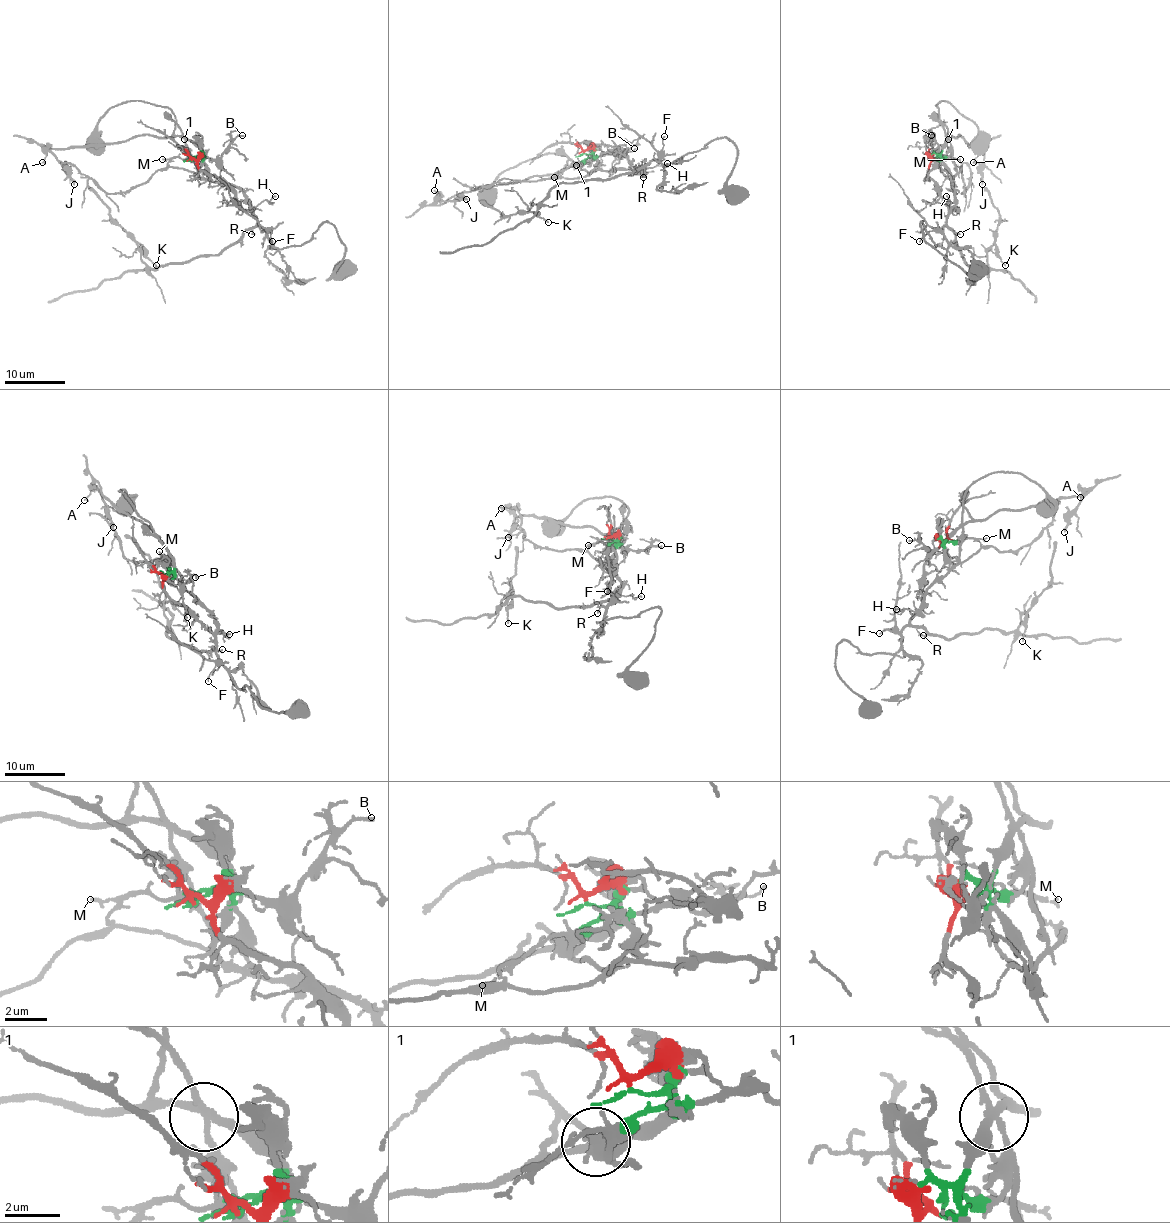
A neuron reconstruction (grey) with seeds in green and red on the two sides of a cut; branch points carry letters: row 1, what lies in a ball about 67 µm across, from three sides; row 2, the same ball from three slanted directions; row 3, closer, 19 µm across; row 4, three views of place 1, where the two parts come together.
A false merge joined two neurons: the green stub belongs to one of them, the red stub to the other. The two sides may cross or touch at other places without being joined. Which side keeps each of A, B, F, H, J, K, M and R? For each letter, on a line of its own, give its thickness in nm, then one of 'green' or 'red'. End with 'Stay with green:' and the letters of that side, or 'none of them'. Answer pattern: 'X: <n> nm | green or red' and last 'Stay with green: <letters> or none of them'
A: 140 nm | green
B: 120 nm | green
F: 100 nm | red
H: 100 nm | red
J: 240 nm | green
K: 120 nm | red
M: 130 nm | green
R: 140 nm | red
Stay with green: A, B, J, M

